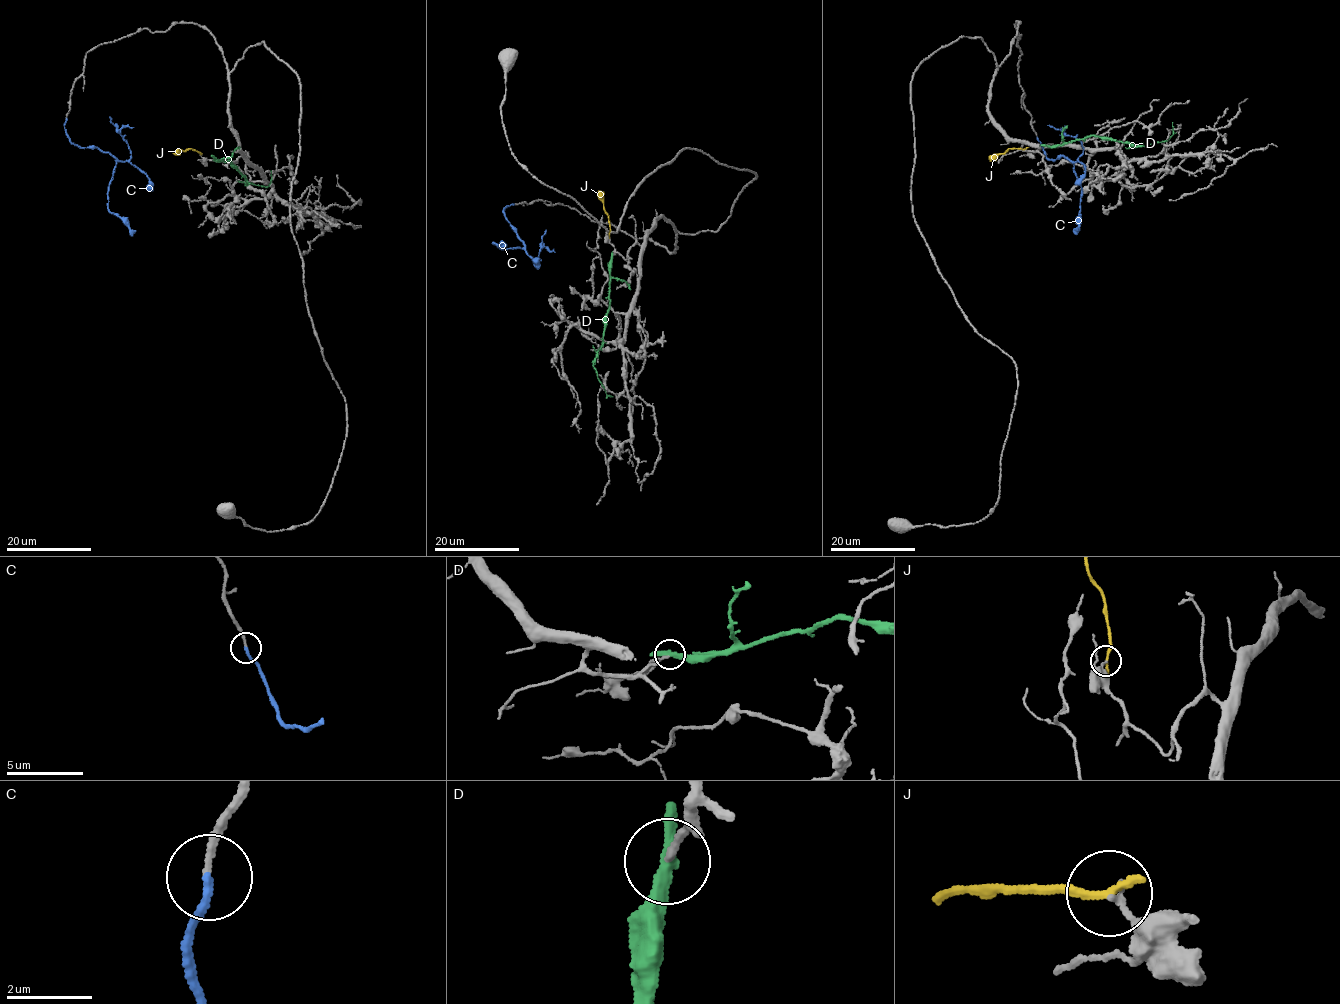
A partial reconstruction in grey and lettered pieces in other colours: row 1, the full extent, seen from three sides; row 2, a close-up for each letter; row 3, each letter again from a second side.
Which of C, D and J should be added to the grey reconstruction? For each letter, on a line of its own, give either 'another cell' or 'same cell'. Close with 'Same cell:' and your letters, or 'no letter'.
C: same cell
D: another cell
J: another cell
Same cell: C

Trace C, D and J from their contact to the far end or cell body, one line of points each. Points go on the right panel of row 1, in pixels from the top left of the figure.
C: (1037, 138), (1047, 158), (1054, 160), (1064, 155), (1072, 163), (1081, 188), (1075, 234)
D: (1045, 145), (1097, 135), (1135, 146), (1148, 145), (1167, 141), (1173, 130), (1173, 122)
J: (1025, 149), (1008, 148), (1003, 154), (992, 155), (989, 160)

